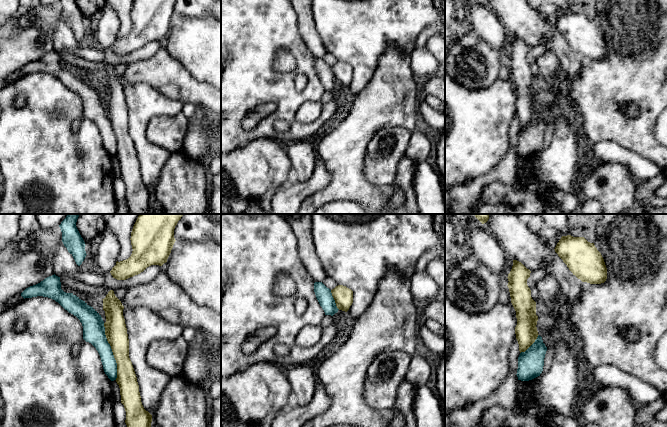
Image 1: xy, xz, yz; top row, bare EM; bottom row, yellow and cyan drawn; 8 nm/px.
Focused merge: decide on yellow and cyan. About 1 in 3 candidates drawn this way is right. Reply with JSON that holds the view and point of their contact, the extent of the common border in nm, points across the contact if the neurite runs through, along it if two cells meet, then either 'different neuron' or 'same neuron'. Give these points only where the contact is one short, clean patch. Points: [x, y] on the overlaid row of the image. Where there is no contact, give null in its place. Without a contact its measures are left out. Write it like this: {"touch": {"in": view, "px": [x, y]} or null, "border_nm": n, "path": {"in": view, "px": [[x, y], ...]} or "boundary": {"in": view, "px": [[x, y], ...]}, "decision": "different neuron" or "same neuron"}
{"touch": {"in": "xy", "px": [112, 351]}, "border_nm": 460, "boundary": {"in": "xy", "px": [[103, 323], [105, 337], [116, 363], [116, 379]]}, "decision": "different neuron"}

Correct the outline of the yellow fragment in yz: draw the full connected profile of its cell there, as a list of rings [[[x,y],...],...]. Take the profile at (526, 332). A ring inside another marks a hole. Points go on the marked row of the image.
[[[513,260],[513,266],[508,274],[508,288],[511,303],[516,311],[517,325],[515,327],[519,351],[525,352],[537,339],[536,302],[531,297],[527,279],[531,271],[521,262]]]

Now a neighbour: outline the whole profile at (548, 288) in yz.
[[[545,275],[537,284],[538,301],[540,304],[549,304],[552,300],[560,297],[560,284],[552,275]]]

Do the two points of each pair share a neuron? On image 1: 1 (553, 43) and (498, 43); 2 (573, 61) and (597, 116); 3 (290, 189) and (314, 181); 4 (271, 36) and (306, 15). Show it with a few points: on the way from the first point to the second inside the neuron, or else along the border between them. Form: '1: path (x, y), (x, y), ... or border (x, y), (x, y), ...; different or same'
1: border (494, 12), (505, 33); different
2: border (582, 58), (582, 69), (572, 79); different
3: path (296, 189), (308, 187); same
4: border (294, 10), (297, 16), (299, 34), (305, 42); different

